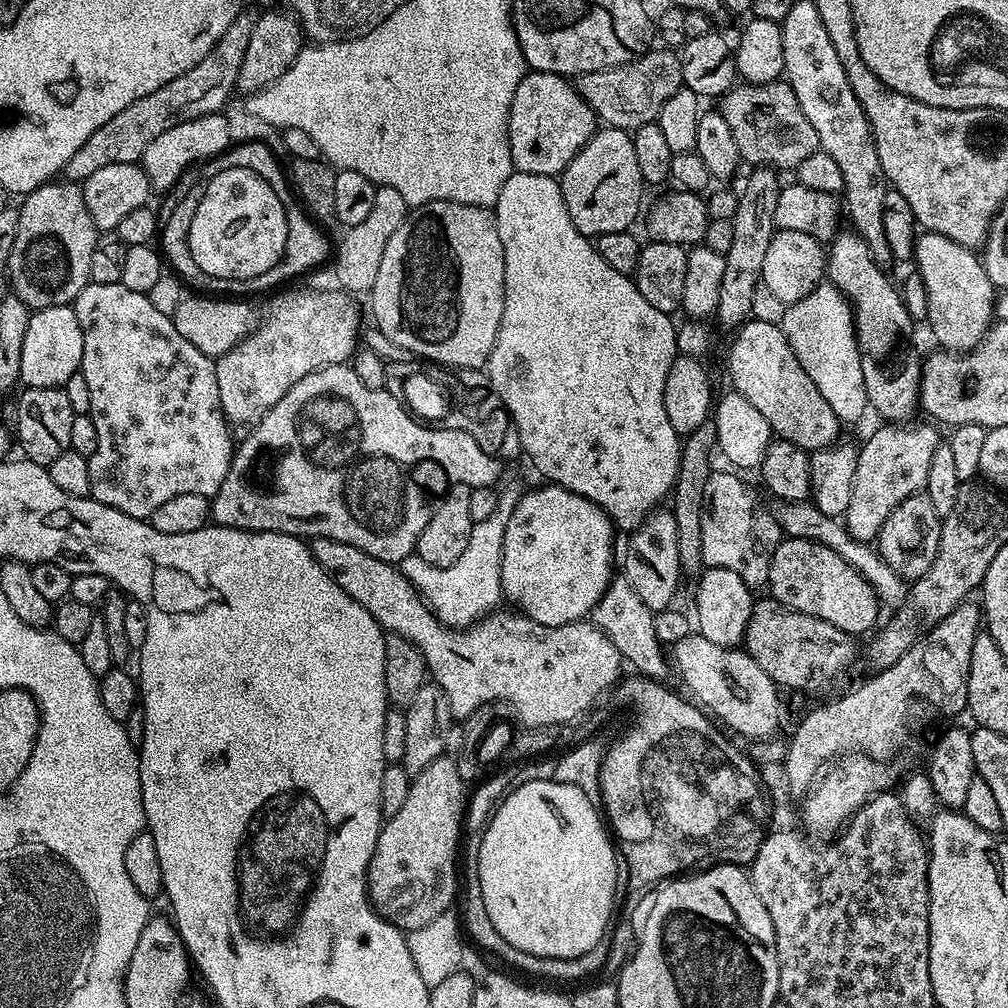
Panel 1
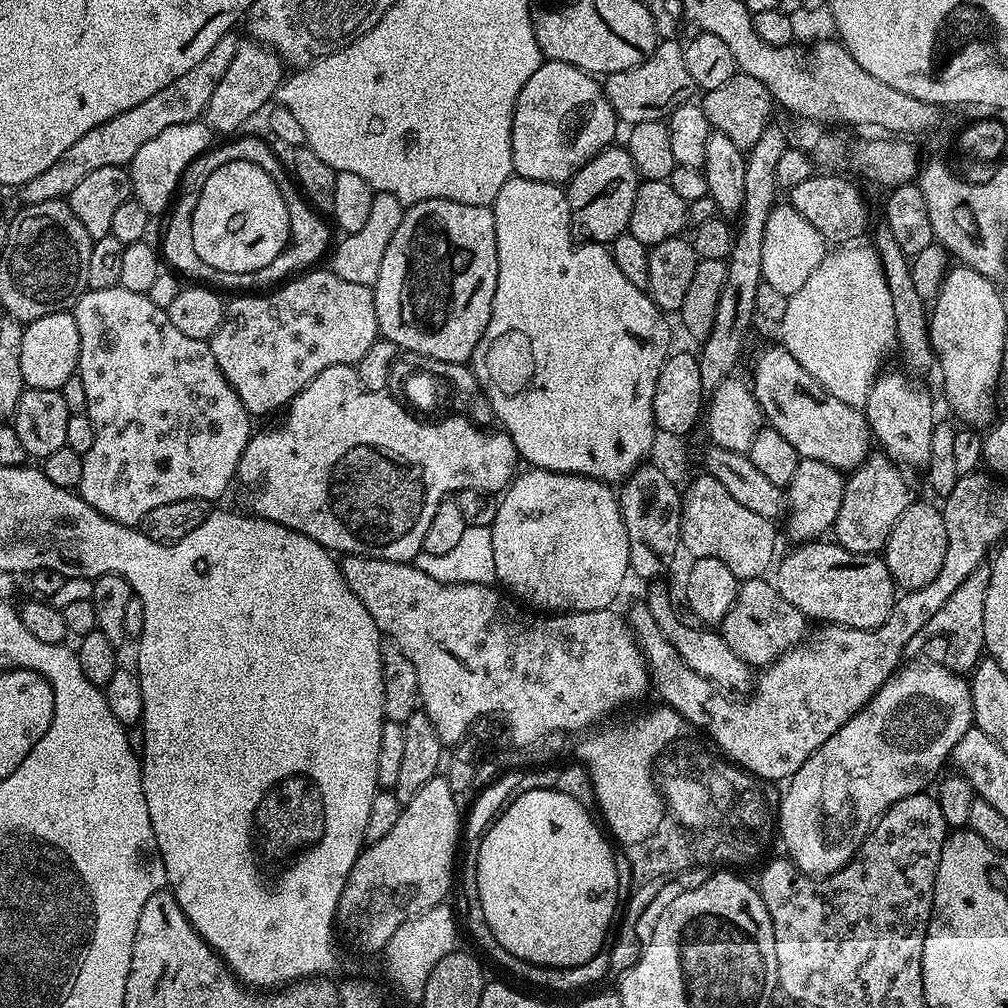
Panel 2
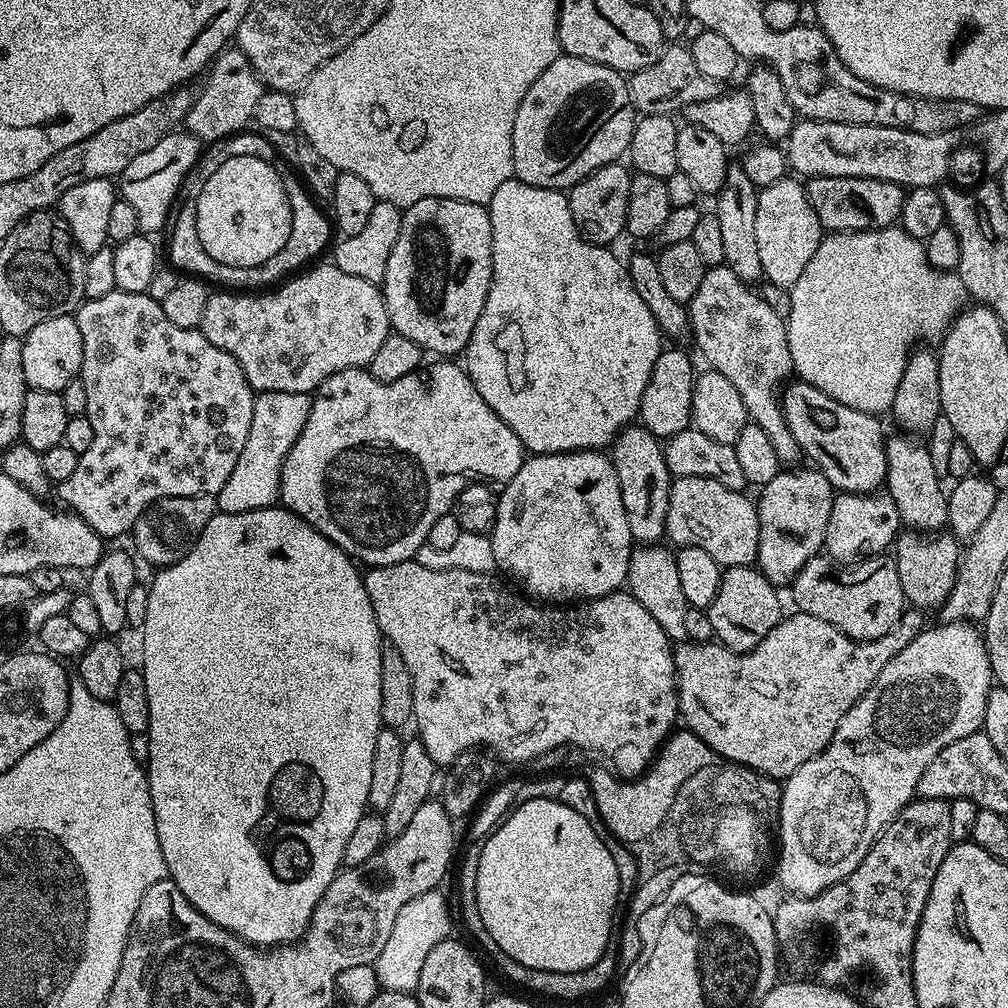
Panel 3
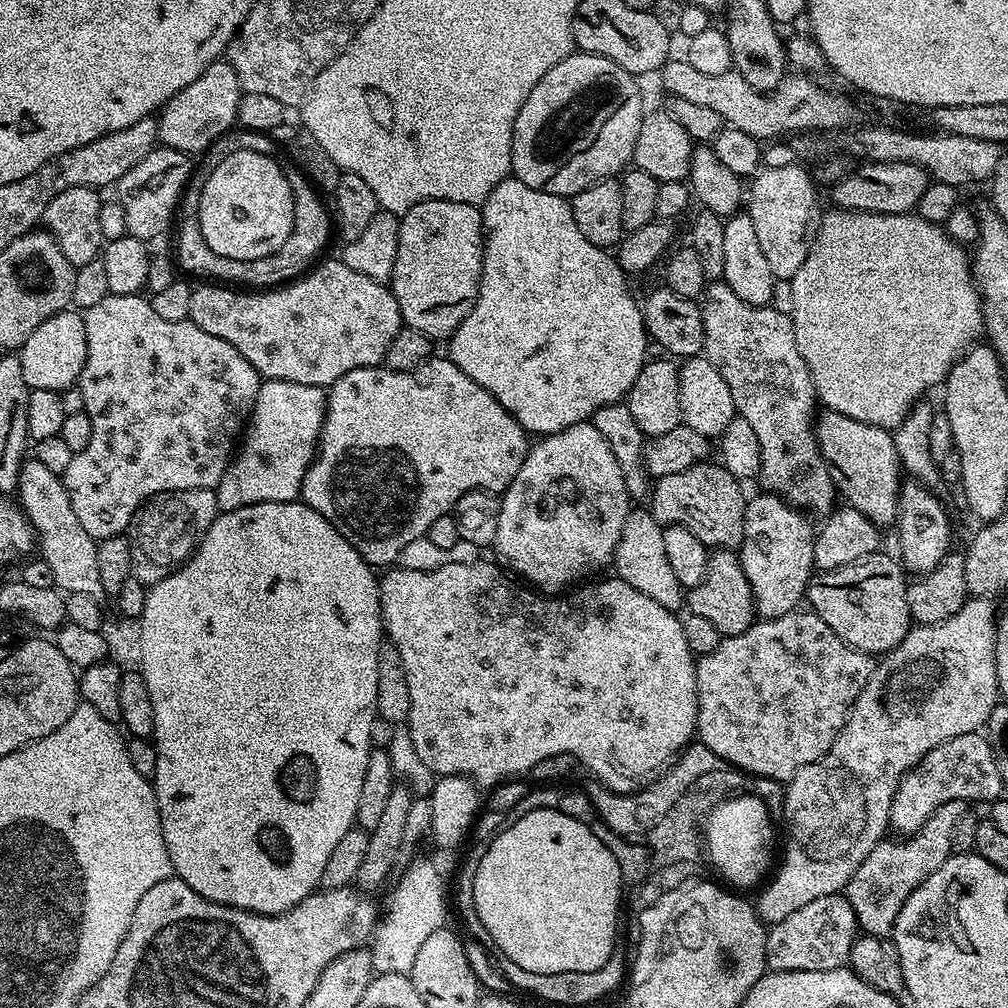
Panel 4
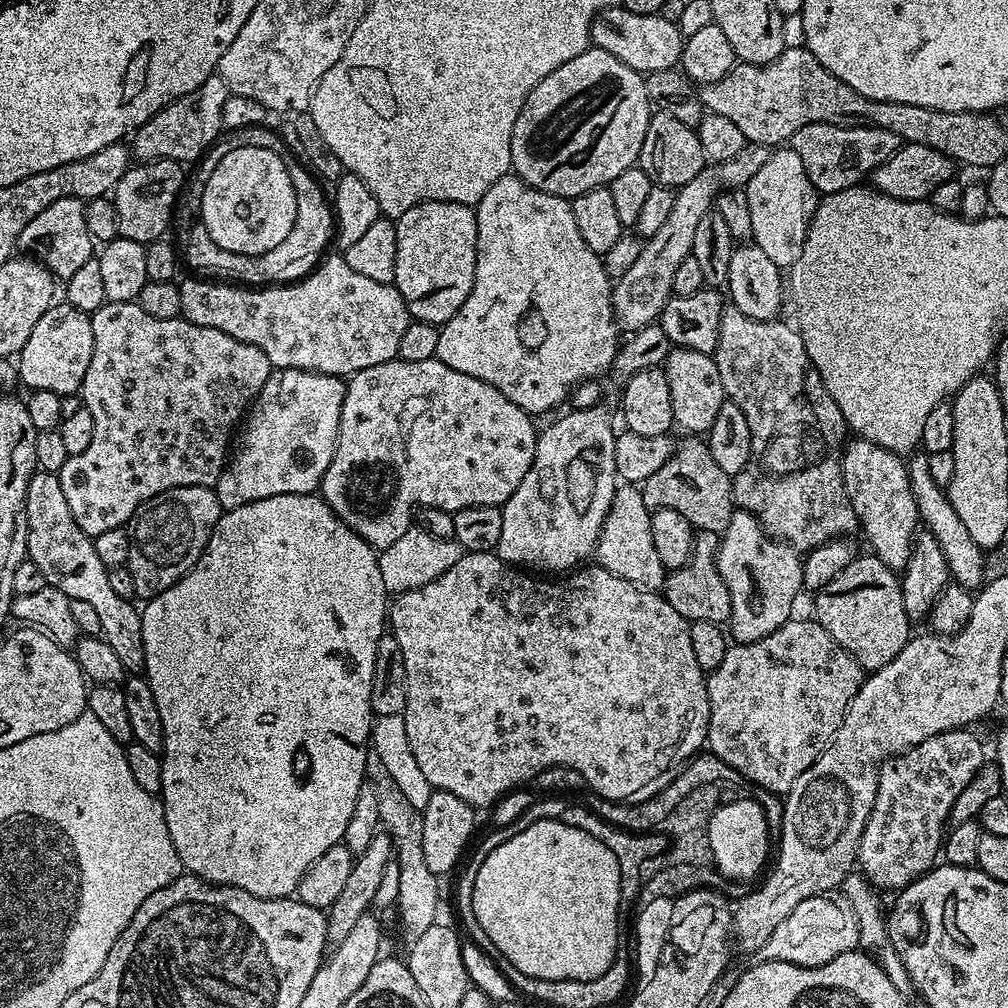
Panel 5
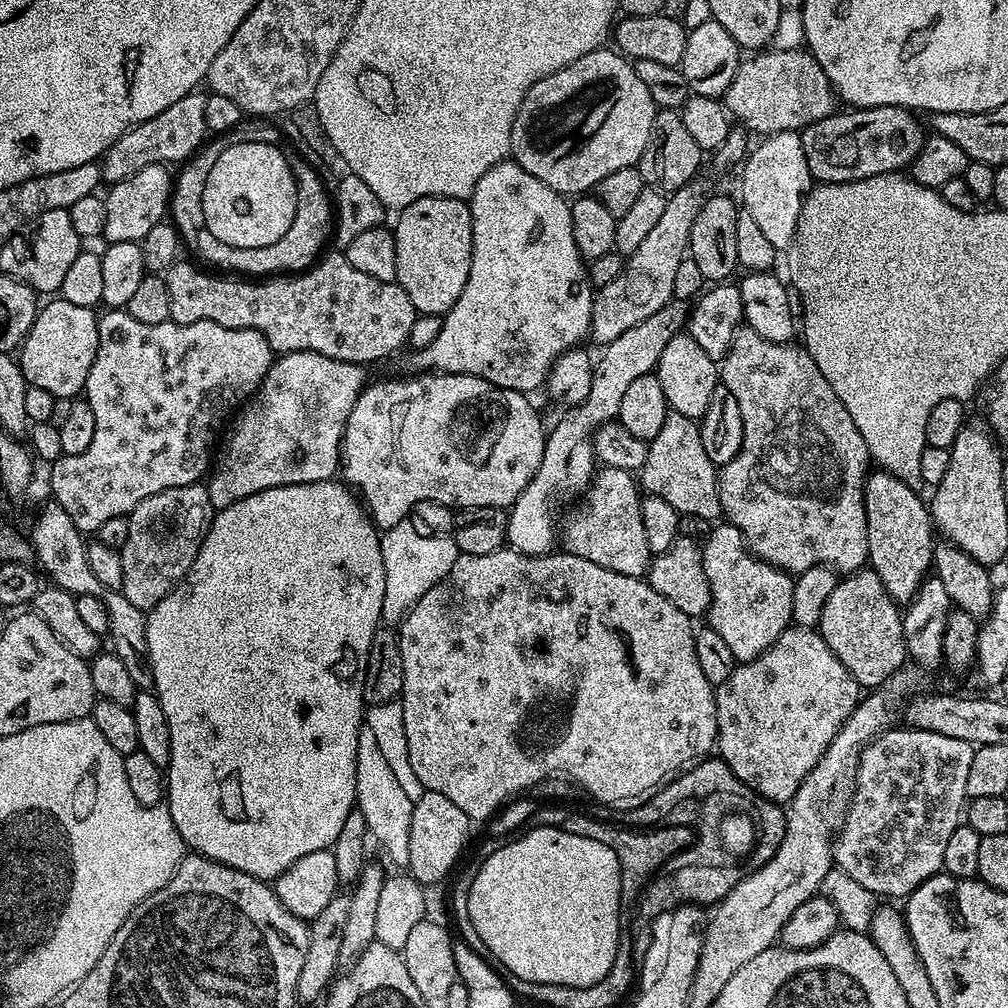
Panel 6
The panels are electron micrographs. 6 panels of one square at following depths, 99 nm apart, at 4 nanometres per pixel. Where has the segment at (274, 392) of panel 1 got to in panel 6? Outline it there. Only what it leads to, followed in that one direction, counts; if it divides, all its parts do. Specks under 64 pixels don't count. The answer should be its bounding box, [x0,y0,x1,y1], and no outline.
[164,254,418,366]

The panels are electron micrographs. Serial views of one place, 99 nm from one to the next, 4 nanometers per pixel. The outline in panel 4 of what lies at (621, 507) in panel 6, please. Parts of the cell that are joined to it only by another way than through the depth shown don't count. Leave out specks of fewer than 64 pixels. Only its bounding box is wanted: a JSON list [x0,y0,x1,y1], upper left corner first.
[614,511,686,610]

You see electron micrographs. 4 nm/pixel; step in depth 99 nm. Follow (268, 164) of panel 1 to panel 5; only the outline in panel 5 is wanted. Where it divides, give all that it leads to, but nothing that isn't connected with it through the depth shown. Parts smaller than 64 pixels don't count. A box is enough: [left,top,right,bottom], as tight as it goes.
[174,126,334,286]

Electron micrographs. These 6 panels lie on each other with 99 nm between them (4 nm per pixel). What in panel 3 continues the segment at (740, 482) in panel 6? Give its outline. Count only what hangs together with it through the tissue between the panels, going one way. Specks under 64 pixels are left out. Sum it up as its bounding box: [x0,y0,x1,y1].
[686,266,802,465]

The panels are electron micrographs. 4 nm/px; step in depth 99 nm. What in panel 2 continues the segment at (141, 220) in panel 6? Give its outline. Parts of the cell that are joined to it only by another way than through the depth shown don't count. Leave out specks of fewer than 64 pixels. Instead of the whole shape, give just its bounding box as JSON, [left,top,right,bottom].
[127,119,214,213]

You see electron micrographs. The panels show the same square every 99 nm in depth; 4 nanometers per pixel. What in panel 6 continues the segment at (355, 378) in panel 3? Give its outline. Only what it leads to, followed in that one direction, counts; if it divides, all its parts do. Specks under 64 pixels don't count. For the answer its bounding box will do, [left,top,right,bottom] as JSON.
[342,370,546,530]

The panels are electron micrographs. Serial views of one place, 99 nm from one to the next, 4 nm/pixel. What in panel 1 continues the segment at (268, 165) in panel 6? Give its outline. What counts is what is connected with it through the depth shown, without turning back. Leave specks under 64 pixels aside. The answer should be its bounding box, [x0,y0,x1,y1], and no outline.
[188,168,286,280]

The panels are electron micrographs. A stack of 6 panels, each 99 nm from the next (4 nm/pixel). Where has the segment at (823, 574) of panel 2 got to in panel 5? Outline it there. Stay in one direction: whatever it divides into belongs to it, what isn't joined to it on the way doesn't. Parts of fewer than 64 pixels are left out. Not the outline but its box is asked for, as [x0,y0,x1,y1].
[814,554,910,670]

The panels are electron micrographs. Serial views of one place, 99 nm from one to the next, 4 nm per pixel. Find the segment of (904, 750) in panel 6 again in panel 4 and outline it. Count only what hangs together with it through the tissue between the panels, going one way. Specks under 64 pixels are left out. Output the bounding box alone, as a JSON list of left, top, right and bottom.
[888,732,1005,834]

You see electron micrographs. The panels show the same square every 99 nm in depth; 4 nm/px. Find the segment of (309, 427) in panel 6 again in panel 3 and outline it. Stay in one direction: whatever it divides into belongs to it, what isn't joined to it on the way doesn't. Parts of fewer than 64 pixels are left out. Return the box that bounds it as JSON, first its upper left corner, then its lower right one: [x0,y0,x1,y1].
[215,392,312,514]

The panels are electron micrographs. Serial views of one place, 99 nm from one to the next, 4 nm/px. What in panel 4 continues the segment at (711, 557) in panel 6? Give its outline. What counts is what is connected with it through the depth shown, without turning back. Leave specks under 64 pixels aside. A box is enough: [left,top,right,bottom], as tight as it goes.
[738,491,814,620]

